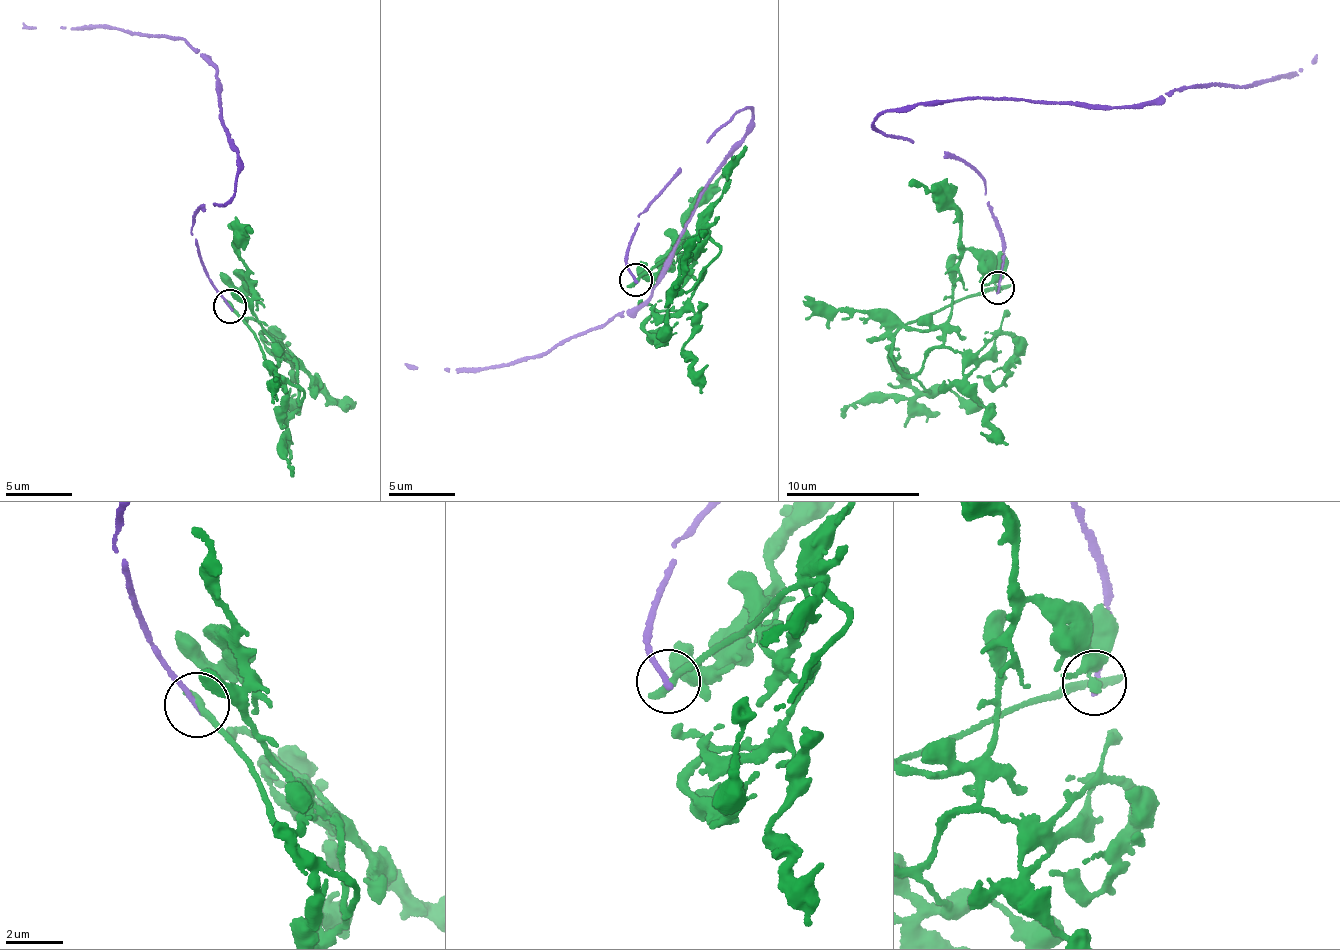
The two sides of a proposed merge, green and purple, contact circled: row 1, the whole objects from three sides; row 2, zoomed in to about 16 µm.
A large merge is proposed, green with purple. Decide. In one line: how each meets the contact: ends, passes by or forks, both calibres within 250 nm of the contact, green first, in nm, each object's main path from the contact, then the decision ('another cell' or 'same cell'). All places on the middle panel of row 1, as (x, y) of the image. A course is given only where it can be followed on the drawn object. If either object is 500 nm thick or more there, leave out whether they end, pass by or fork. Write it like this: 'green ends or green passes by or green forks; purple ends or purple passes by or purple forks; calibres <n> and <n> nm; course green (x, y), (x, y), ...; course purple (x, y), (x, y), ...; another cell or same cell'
green passes by; purple ends; calibres 240 and 180 nm; course green (635, 279), (699, 236), (705, 236), (680, 279), (685, 245), (696, 237), (703, 237); course purple (635, 279), (627, 249), (644, 210), (749, 107), (752, 133), (634, 308), (493, 368), (403, 364); another cell

